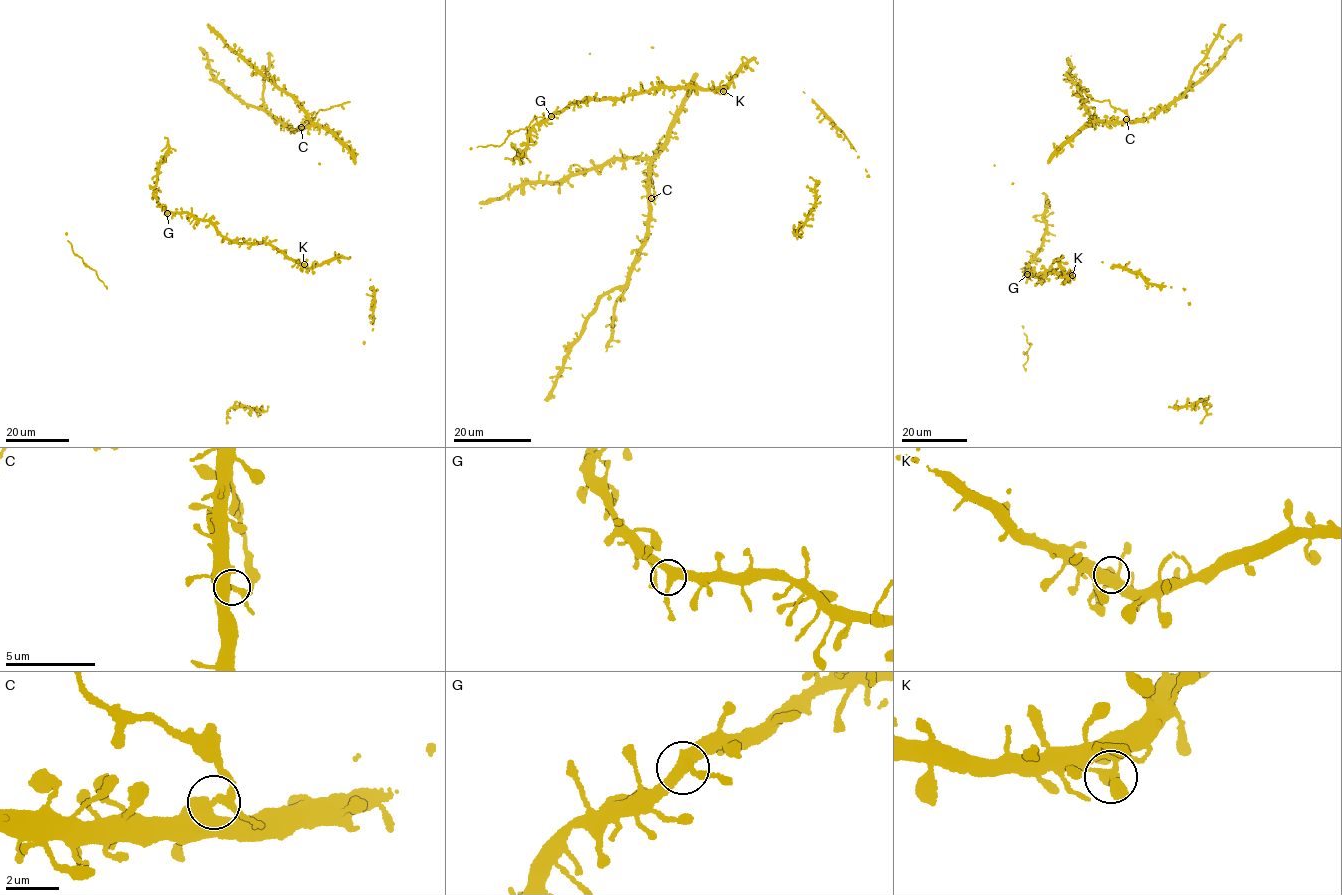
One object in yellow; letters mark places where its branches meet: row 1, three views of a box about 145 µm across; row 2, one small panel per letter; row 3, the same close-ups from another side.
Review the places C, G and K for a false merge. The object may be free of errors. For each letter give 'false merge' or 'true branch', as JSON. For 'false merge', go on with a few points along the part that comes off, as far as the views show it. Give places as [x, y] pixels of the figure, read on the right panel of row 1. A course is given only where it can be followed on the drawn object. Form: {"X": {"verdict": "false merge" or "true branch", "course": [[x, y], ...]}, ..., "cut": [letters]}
{"C": {"verdict": "false merge", "course": [[1127, 119], [1126, 113], [1113, 107], [1109, 100], [1092, 100], [1084, 90]]}, "G": {"verdict": "true branch"}, "K": {"verdict": "true branch"}, "cut": ["C"]}

